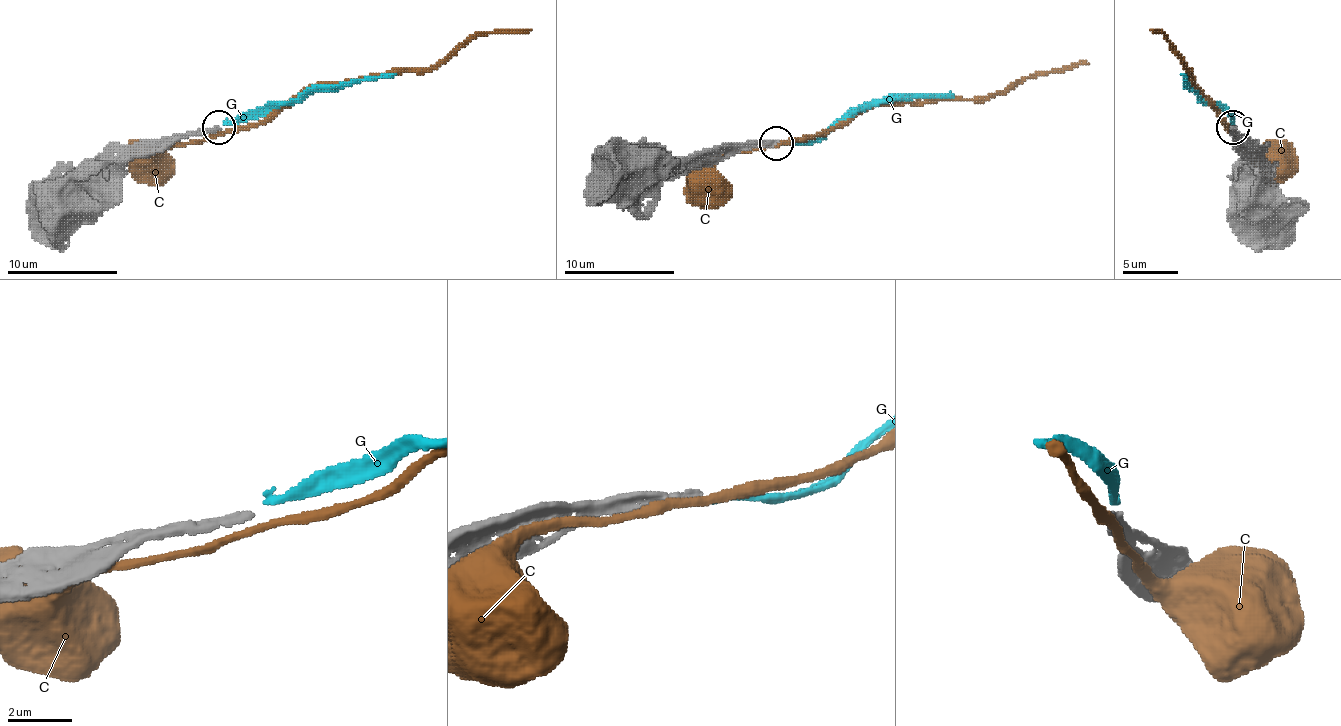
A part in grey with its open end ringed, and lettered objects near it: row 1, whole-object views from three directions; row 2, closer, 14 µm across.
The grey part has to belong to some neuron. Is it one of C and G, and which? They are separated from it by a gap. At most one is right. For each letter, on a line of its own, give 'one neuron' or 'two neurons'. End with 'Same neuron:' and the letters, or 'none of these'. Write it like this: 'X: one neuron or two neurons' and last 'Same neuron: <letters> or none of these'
C: two neurons
G: one neuron
Same neuron: G

